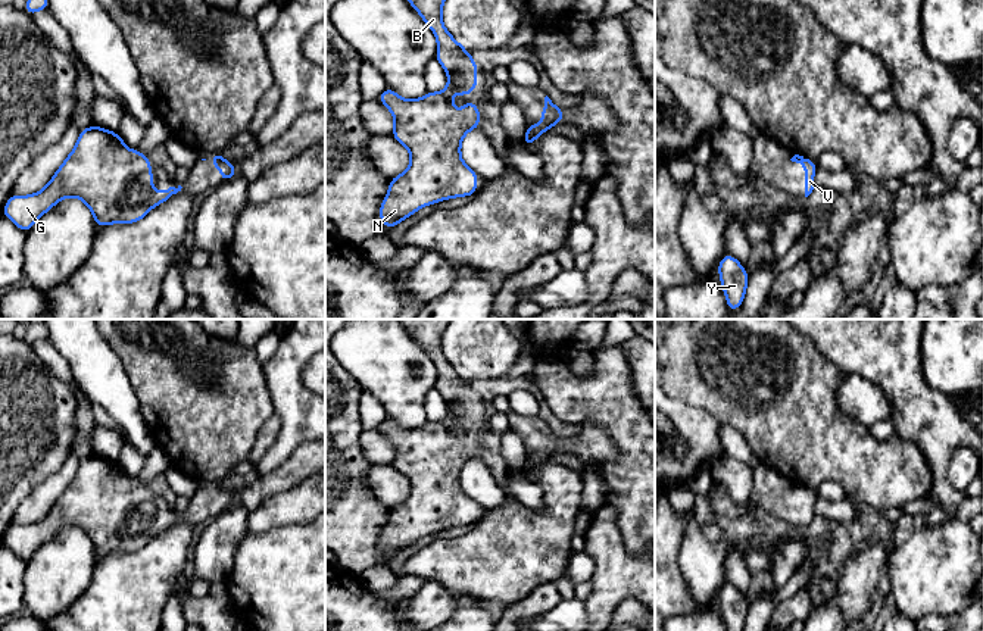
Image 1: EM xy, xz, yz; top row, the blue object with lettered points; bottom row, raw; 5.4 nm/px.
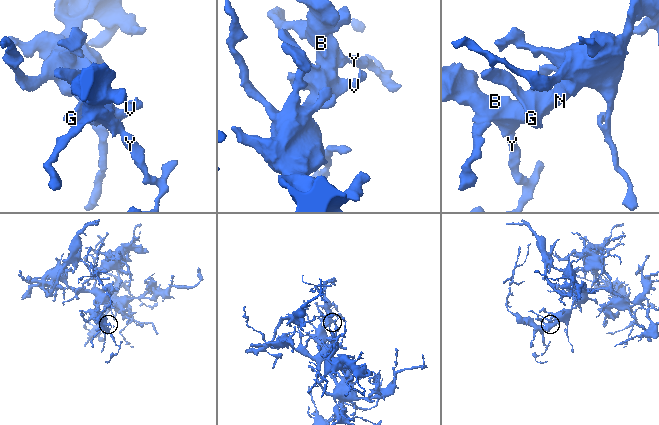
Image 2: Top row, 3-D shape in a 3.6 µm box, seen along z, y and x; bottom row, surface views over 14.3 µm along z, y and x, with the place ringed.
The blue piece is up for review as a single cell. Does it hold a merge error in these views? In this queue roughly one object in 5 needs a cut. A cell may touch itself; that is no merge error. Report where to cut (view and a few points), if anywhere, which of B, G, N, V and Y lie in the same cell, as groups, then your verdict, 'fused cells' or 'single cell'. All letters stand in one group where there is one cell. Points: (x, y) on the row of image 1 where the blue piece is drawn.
cut none; groups B G N V Y; single cell

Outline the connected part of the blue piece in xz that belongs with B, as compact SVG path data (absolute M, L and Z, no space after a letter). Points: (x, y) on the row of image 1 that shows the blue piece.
M408 0L421 15L437 38L436 59L444 68L449 82L443 91L428 91L424 97L405 100L396 91L386 88L378 100L393 113L394 128L391 137L411 153L411 166L396 178L380 207L380 221L391 229L400 221L409 218L424 206L477 193L477 172L466 166L461 157L461 143L469 129L480 128L480 109L472 101L465 101L462 110L456 110L452 96L466 96L477 88L477 63L462 44L444 28L441 7L444 0Z

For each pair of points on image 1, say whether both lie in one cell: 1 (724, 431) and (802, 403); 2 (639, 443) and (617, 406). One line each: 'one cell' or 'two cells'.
1: two cells
2: one cell

